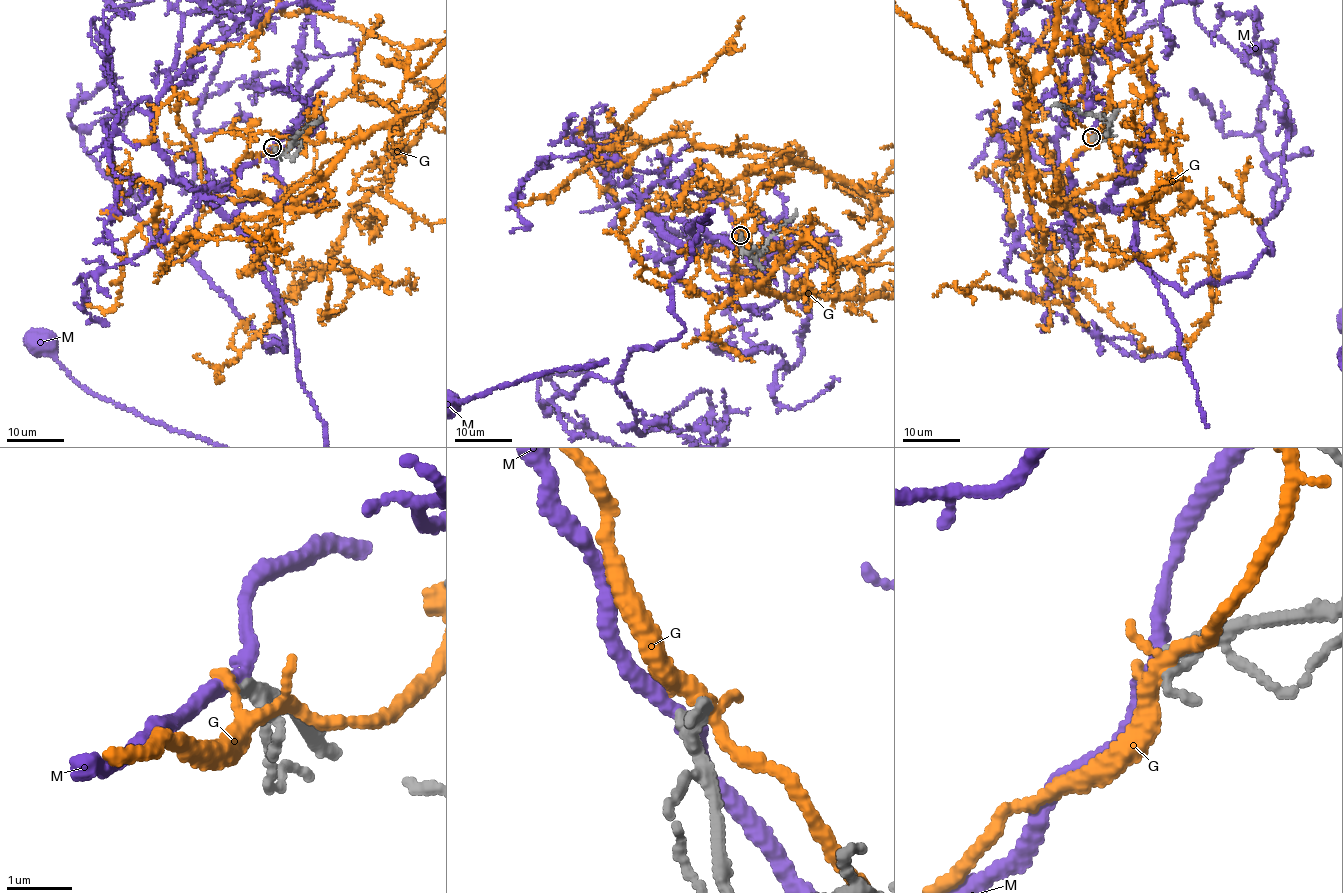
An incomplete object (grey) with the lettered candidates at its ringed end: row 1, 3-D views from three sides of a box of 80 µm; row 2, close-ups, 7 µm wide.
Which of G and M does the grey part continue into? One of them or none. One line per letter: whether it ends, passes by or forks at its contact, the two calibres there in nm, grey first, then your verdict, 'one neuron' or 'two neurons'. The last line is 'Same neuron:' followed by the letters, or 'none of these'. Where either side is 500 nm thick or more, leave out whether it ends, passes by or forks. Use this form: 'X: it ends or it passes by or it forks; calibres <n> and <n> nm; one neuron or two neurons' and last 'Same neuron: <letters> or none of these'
G: it forks; calibres 240 and 200 nm; two neurons
M: it passes by; calibres 130 and 220 nm; two neurons
Same neuron: none of these

